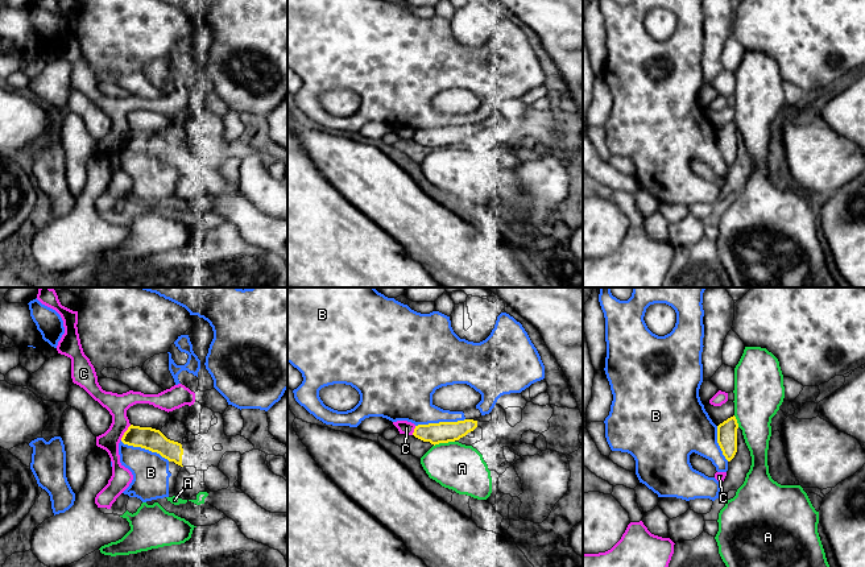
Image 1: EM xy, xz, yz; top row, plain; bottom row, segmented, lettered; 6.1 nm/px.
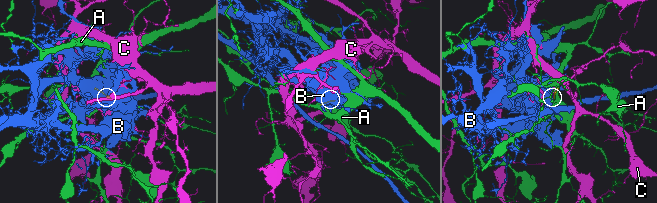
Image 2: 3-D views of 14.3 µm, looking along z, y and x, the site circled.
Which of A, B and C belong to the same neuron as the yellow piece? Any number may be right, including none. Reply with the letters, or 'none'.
none

